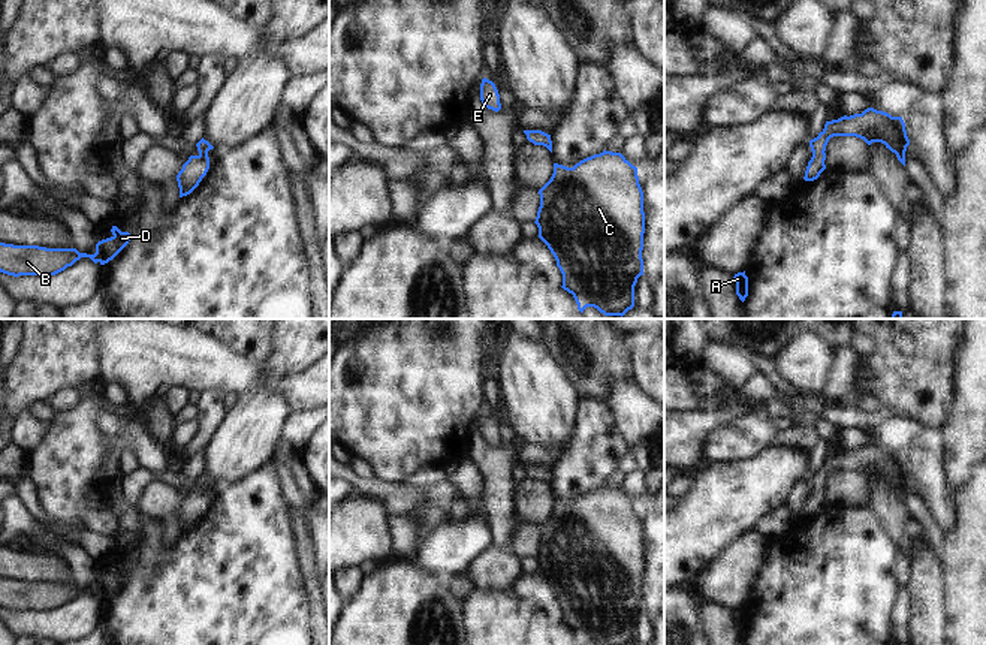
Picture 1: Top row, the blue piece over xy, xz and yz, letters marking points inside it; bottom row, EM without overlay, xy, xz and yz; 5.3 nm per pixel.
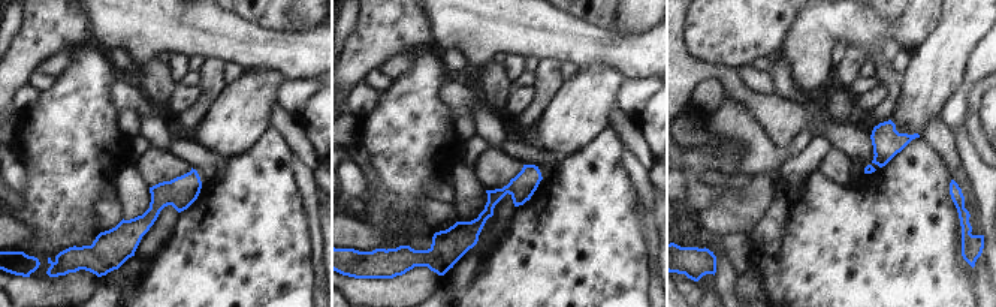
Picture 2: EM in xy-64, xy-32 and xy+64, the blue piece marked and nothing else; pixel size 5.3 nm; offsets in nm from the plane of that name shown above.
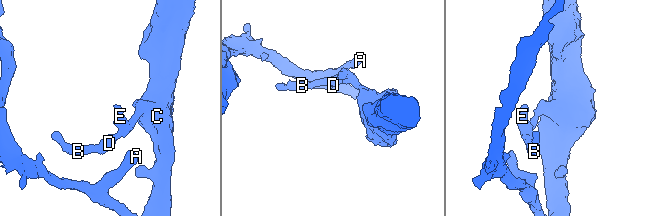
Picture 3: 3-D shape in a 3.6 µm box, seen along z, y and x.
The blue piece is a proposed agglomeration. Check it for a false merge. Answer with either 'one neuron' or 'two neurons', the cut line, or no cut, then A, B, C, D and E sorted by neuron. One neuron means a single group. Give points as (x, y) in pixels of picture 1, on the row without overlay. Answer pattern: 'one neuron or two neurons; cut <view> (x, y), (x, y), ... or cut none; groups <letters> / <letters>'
one neuron; cut none; groups A B C D E

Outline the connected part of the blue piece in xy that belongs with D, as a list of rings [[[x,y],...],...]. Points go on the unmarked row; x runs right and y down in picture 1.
[[[117,561],[112,572],[96,579],[96,588],[79,588],[76,584],[46,584],[39,581],[13,581],[0,578],[0,608],[19,611],[55,611],[72,602],[81,593],[90,593],[94,599],[105,600],[112,596],[130,576],[129,567]]]

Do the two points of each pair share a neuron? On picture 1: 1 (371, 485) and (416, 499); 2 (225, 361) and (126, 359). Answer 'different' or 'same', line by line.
1: same
2: same

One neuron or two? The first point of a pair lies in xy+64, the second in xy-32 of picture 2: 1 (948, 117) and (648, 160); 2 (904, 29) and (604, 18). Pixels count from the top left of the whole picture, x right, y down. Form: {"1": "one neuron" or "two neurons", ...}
{"1": "two neurons", "2": "one neuron"}

